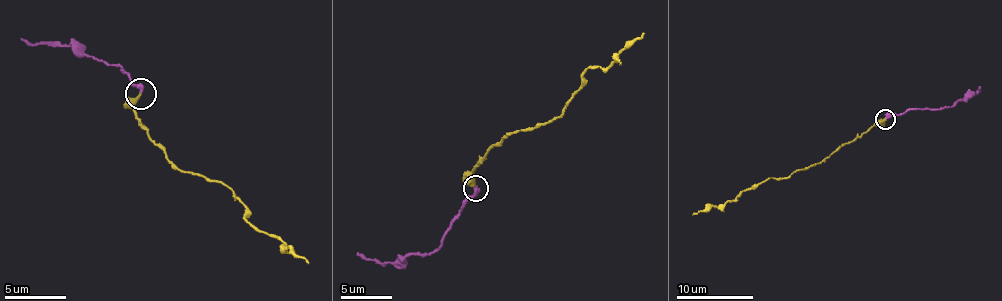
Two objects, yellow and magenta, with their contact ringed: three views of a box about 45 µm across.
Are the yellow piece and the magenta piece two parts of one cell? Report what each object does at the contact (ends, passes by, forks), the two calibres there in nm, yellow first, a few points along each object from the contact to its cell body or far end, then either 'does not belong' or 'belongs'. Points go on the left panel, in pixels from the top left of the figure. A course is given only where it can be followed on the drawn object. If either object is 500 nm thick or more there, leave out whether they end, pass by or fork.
yellow ends; magenta ends; calibres 360 and 400 nm; course yellow (141, 94), (134, 106), (170, 160), (183, 172), (202, 173), (231, 186), (248, 224), (275, 235), (308, 264); course magenta (142, 94), (128, 74), (118, 67), (75, 54), (67, 46), (30, 44), (22, 39); belongs

